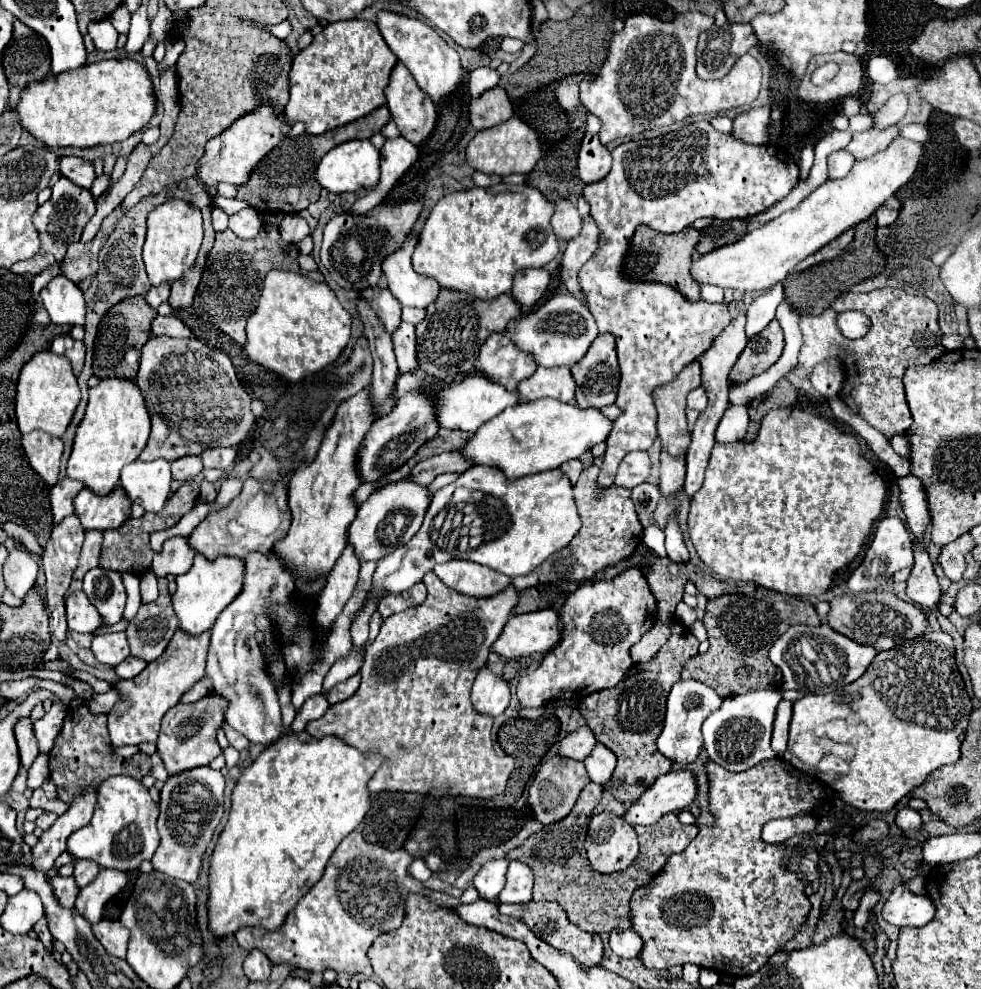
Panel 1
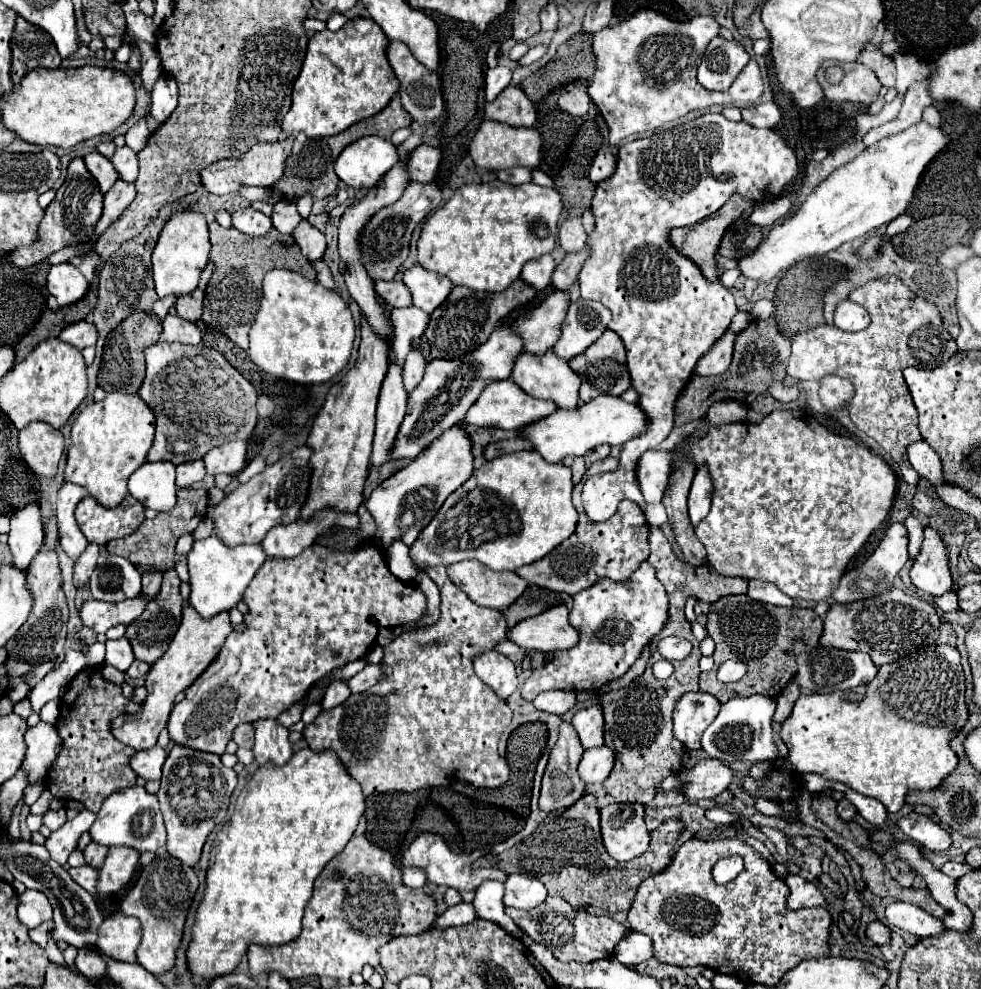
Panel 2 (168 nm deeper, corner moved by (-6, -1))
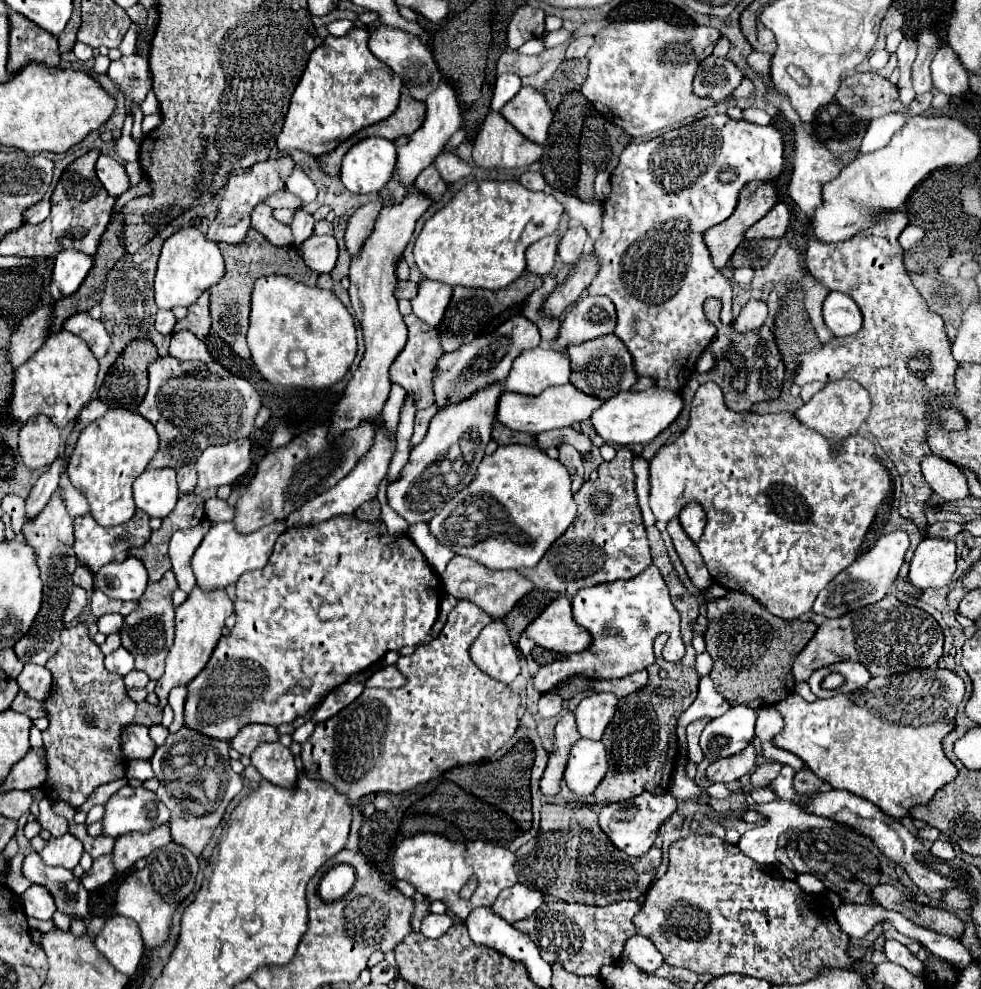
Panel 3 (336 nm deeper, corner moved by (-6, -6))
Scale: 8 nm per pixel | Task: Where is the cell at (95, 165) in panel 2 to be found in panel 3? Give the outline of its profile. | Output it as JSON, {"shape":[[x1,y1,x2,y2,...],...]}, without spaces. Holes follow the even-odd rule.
{"shape":[[99,156,97,164,95,164,95,170,97,170,97,176,99,176,101,184,109,192,109,196,119,198,123,192,127,192,129,178,125,174,123,164,119,164,115,158,111,158,111,156]]}

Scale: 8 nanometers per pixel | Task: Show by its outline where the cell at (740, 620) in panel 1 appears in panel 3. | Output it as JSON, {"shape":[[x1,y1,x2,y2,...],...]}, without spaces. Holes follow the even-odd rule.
{"shape":[[729,592,707,604,707,632,703,634,707,652,713,658,711,678,715,690,729,704,747,704,751,708,773,706,793,692,791,666,797,654,817,632,813,622,783,620,765,610,751,594]]}

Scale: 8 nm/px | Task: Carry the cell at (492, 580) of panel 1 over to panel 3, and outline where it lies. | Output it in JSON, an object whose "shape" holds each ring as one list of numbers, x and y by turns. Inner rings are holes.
{"shape":[[453,556,449,560,445,572,441,574,441,586,447,594,455,598,465,598,475,602,481,610,485,610,493,618,503,618,527,592,533,590,533,584,525,576,521,576,517,570,497,570,497,572,489,568,485,570,481,564,463,556]]}

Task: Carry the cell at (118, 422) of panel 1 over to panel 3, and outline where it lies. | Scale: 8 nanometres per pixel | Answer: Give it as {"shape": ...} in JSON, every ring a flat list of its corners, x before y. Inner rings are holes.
{"shape":[[125,408,107,410,105,416,91,422,81,432,67,466,67,474,73,486,89,500,91,514,101,526,119,526,133,516,135,502,131,484,147,468,157,448,159,438,153,424,139,412]]}

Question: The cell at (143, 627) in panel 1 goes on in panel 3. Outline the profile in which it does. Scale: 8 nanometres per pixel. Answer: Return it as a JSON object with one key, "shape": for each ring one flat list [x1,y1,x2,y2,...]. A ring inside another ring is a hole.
{"shape":[[169,570,159,582,151,582,145,594,139,598,139,608,125,616,125,628,121,628,121,642,135,658,135,668,149,674,151,680,157,680,163,674,167,652,173,644,175,630,175,606,171,602,171,594,177,590,175,574]]}

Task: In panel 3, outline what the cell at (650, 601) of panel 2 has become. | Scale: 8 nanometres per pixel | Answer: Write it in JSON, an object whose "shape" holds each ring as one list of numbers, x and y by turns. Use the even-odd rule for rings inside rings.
{"shape":[[653,564,631,580,617,580,577,592,573,596,573,620,591,634,593,642,583,652,567,654,553,664,541,666,533,676,533,688,539,694,549,692,575,676,609,680,645,670,655,662,653,638,661,632,669,632,671,636,679,634,679,612,671,604,663,576]]}

